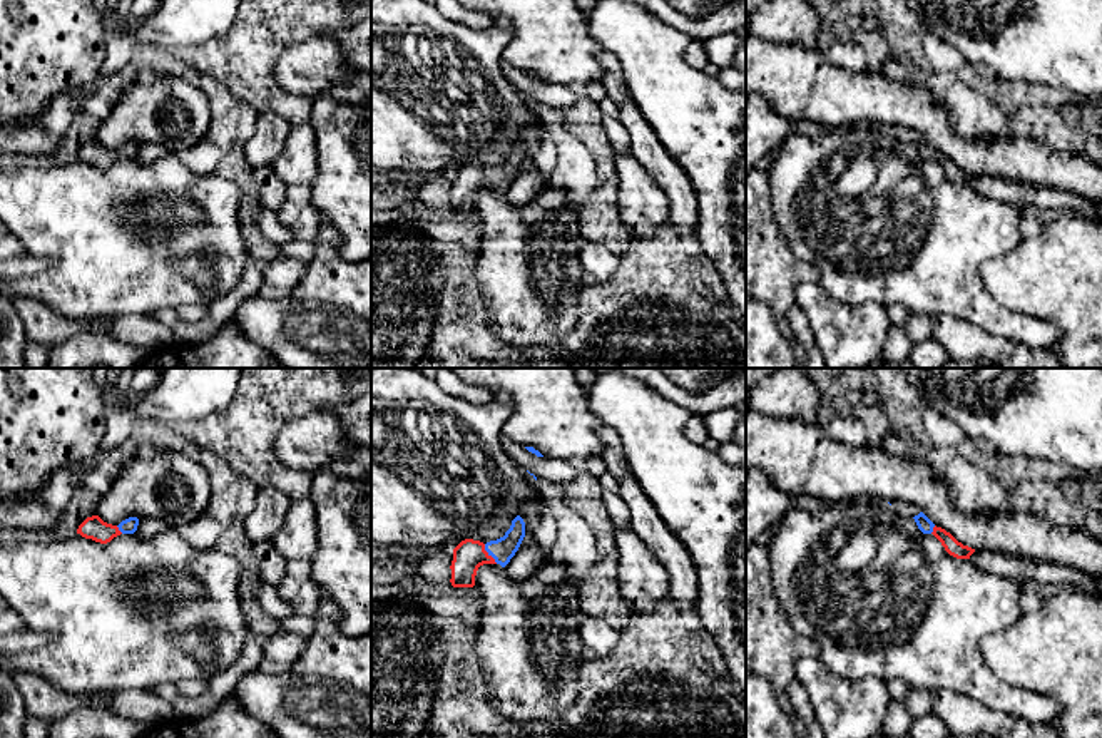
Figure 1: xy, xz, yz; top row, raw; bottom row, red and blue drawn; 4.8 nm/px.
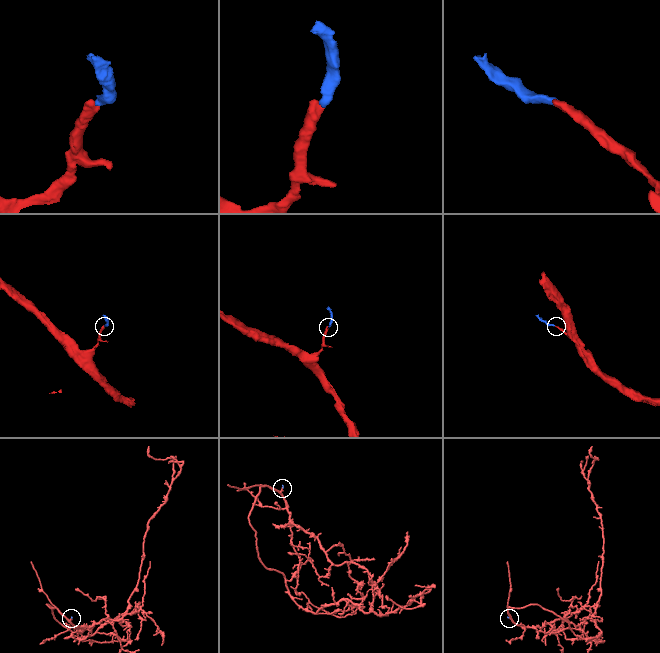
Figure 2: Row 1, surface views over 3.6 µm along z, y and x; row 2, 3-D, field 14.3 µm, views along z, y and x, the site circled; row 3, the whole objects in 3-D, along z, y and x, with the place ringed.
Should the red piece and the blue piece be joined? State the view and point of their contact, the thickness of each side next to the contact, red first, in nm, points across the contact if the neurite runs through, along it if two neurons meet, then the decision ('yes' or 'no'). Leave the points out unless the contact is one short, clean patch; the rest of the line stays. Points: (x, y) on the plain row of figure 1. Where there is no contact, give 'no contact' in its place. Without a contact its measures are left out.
xz (487, 179) | 150/120 nm | across xz (469, 179), (487, 179), (502, 174) | yes

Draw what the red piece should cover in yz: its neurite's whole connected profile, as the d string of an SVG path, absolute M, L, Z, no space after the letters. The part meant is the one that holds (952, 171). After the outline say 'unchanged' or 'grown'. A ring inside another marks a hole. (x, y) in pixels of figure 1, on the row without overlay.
M920 137L918 141L913 142L918 154L923 159L933 159L941 171L945 172L945 176L957 182L957 184L970 184L970 181L975 177L975 174L963 171L962 167L958 167L950 157L946 157L941 152L936 152L923 137Z; grown

